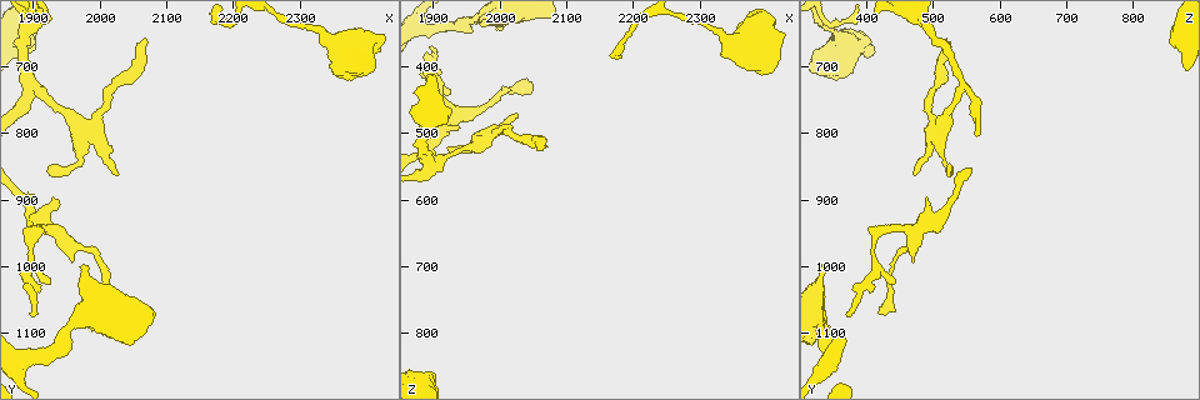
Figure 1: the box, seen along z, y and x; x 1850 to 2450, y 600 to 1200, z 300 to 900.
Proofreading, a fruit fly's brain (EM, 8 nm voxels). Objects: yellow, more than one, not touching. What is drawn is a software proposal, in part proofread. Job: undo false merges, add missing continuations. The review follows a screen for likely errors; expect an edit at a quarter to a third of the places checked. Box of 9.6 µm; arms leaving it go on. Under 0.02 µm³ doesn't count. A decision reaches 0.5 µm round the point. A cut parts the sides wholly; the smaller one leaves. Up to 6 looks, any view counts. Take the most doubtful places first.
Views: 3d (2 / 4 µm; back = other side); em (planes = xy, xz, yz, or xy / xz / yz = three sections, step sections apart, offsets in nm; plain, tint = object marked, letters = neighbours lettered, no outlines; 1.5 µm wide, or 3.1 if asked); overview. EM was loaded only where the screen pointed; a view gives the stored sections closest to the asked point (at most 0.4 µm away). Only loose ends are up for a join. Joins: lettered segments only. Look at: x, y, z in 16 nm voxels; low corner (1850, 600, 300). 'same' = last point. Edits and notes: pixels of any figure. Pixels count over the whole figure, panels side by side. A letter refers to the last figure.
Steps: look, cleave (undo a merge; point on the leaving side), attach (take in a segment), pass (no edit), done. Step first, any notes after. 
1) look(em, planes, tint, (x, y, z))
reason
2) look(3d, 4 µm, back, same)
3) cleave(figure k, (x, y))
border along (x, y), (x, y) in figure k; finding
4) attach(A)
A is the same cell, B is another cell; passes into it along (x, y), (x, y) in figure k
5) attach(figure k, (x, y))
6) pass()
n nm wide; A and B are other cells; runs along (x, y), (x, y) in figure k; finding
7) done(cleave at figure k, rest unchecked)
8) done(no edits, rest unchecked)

look(em, xz, step 4, tint, (2065, 665, 525))
end of a long branch

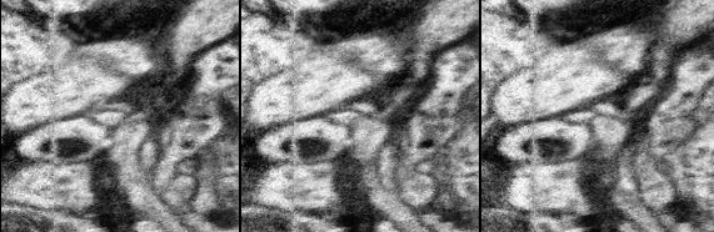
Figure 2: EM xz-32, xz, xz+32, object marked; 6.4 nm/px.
look(em, planes, letters, same)
another direction

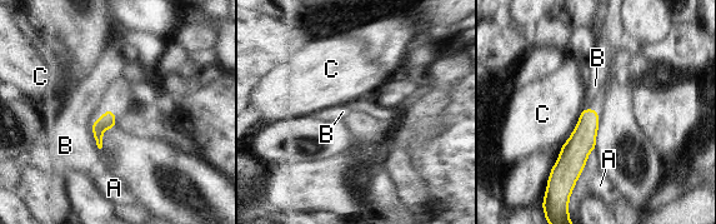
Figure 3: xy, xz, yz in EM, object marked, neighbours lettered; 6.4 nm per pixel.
pass()
A, B and C are other cells; no lettered segment goes on from it

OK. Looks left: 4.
look(em, planes, letters, (2400, 670, 410))
thick end

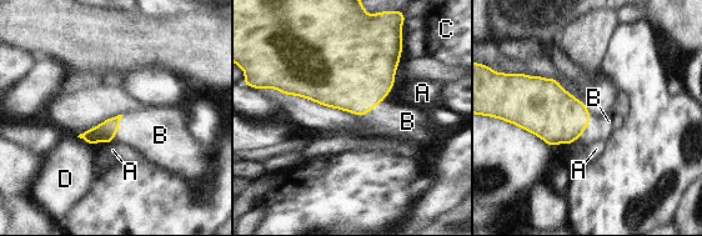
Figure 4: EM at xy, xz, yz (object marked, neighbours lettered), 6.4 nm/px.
attach(figure 4, (600, 127))
B is the same cell, A, C and D are other cells; passes into it along (552, 114), (586, 126), (600, 127) in figure 4; the neuron continues

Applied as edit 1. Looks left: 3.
done(attach at figure 4, rest unchecked)

